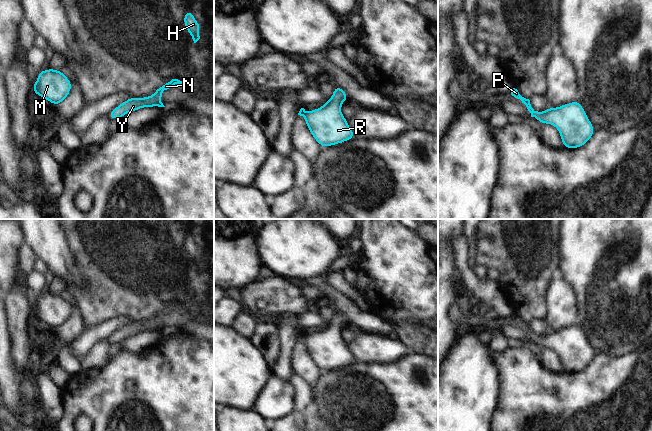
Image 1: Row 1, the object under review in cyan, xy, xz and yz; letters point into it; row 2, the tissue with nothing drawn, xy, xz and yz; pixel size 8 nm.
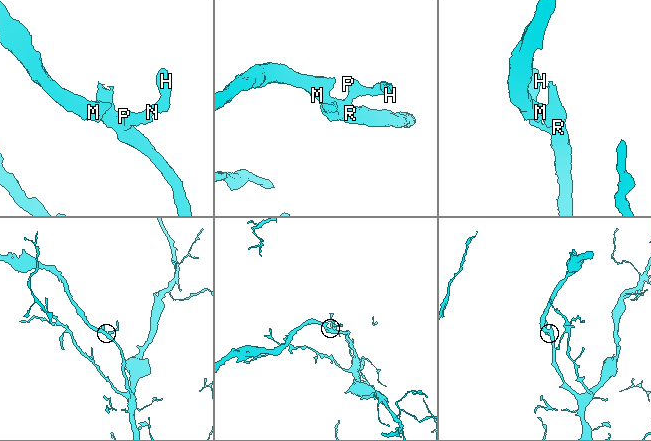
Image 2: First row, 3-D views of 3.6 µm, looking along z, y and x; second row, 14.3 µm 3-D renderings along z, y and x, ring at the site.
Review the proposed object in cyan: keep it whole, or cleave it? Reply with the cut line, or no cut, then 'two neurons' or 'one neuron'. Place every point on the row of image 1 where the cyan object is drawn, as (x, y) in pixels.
no cut | one neuron

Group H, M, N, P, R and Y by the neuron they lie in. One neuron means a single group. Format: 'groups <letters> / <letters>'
groups H M N P R Y

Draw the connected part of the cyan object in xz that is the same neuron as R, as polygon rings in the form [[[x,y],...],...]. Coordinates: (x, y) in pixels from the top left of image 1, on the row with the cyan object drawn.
[[[335,86],[332,97],[318,109],[306,112],[301,108],[298,115],[303,116],[306,125],[321,147],[328,147],[355,138],[346,118],[341,113],[341,105],[348,101],[347,93]]]

